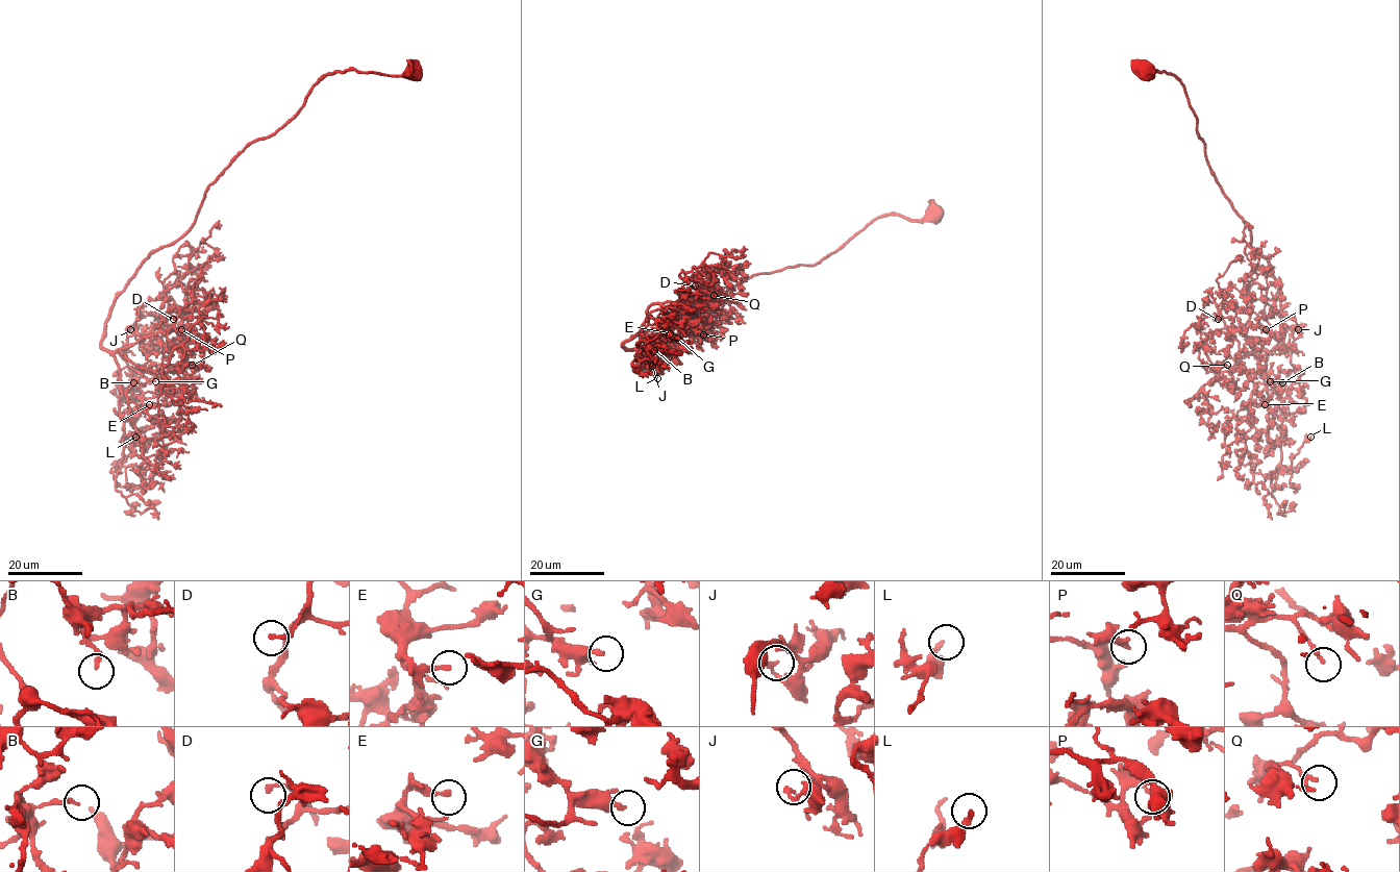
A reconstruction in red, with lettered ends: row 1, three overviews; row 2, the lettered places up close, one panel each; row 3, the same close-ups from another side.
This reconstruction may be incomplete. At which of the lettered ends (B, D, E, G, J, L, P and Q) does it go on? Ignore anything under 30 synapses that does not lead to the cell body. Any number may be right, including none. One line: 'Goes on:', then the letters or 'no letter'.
Goes on: G

